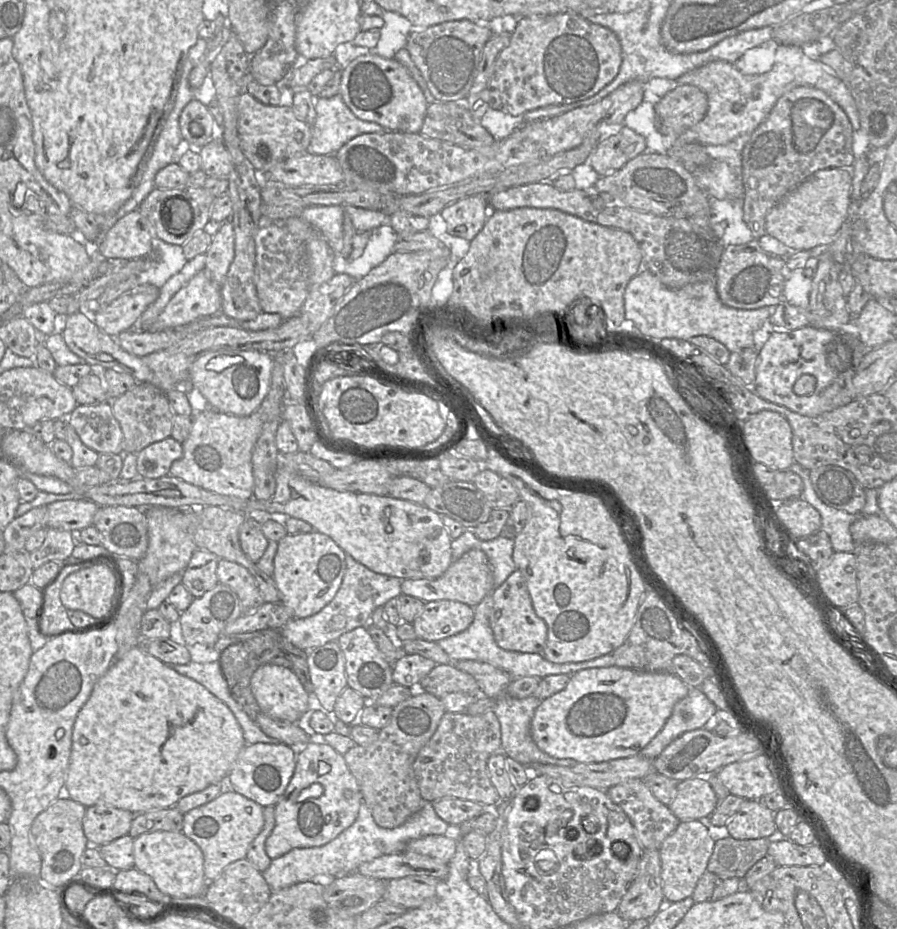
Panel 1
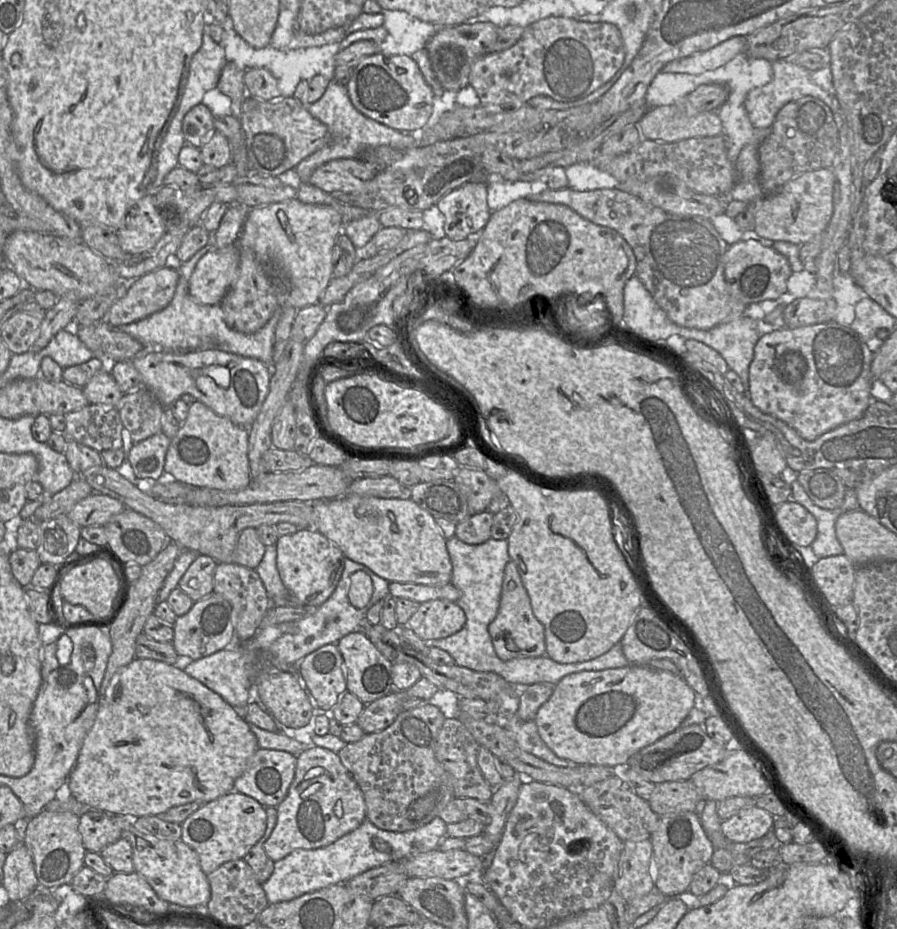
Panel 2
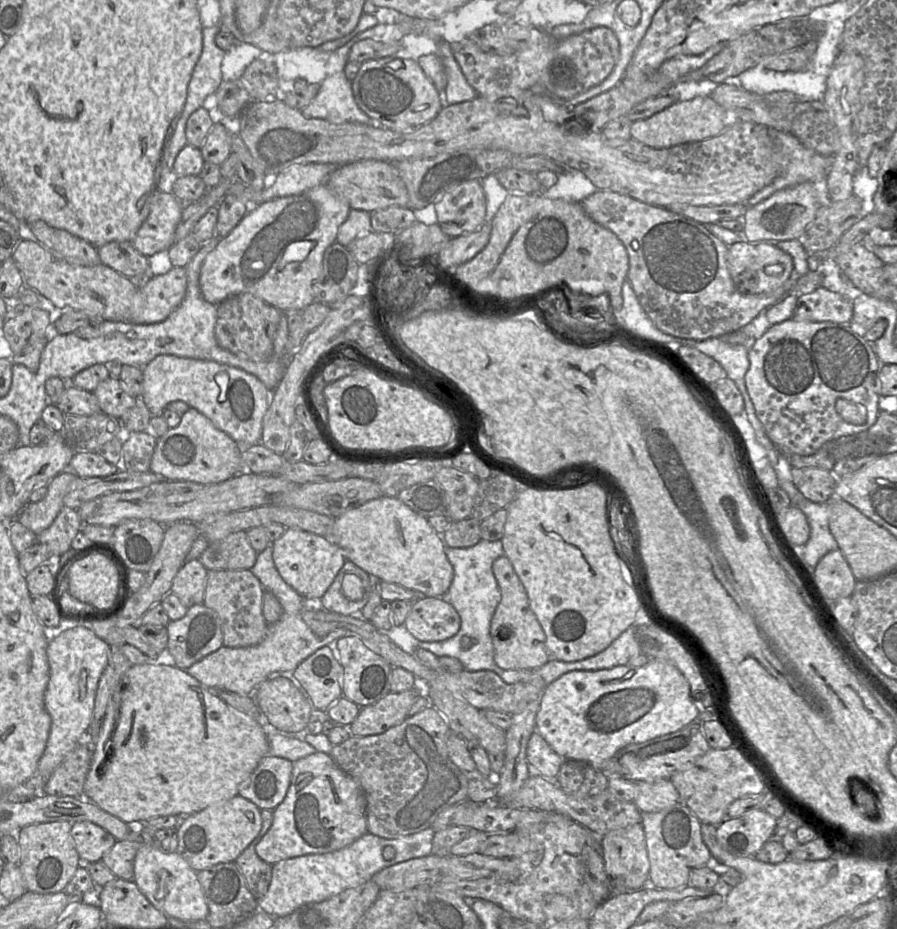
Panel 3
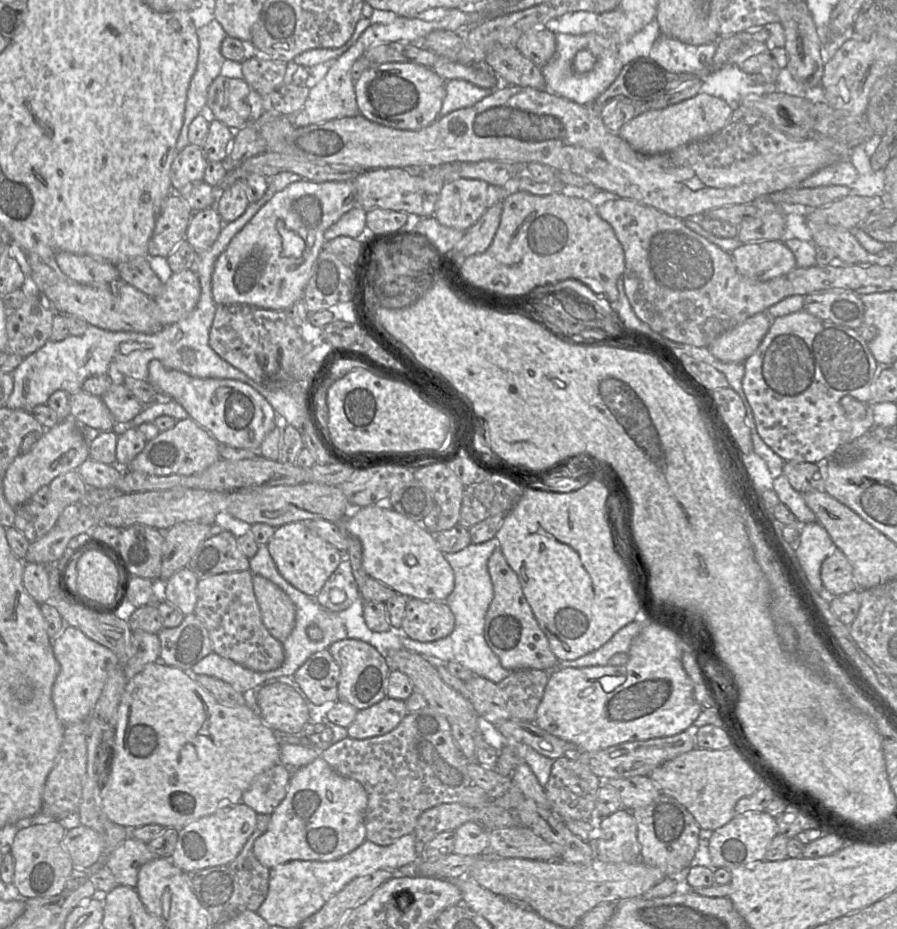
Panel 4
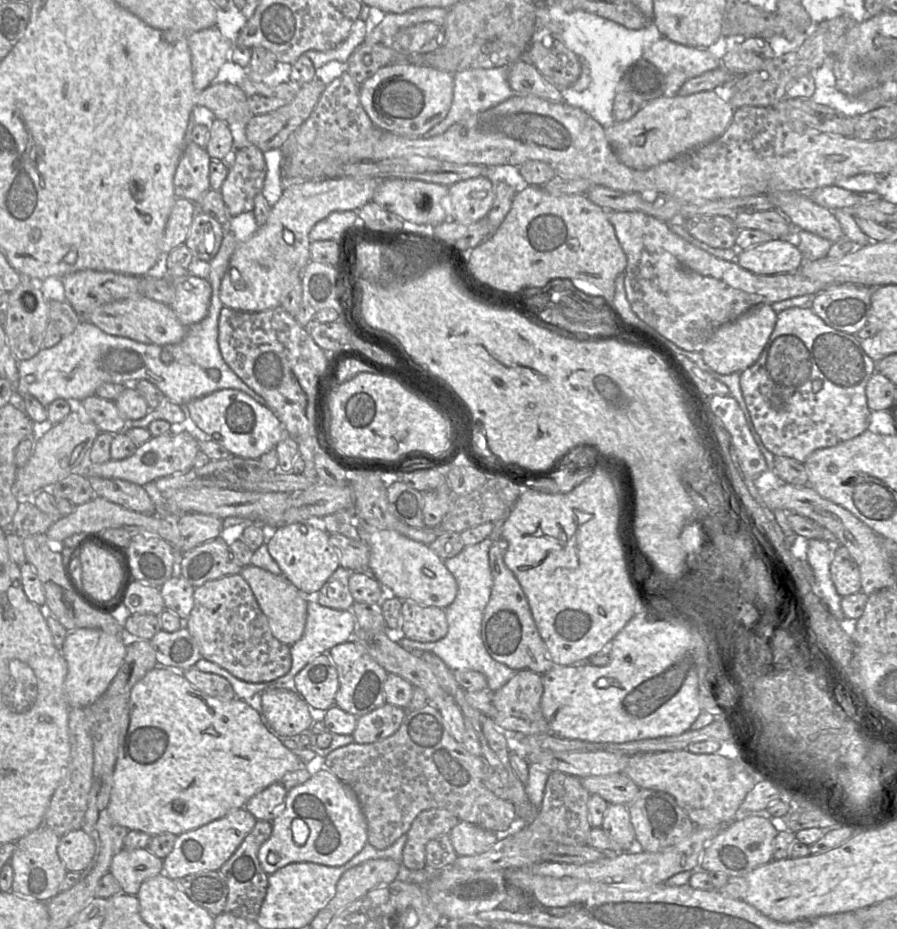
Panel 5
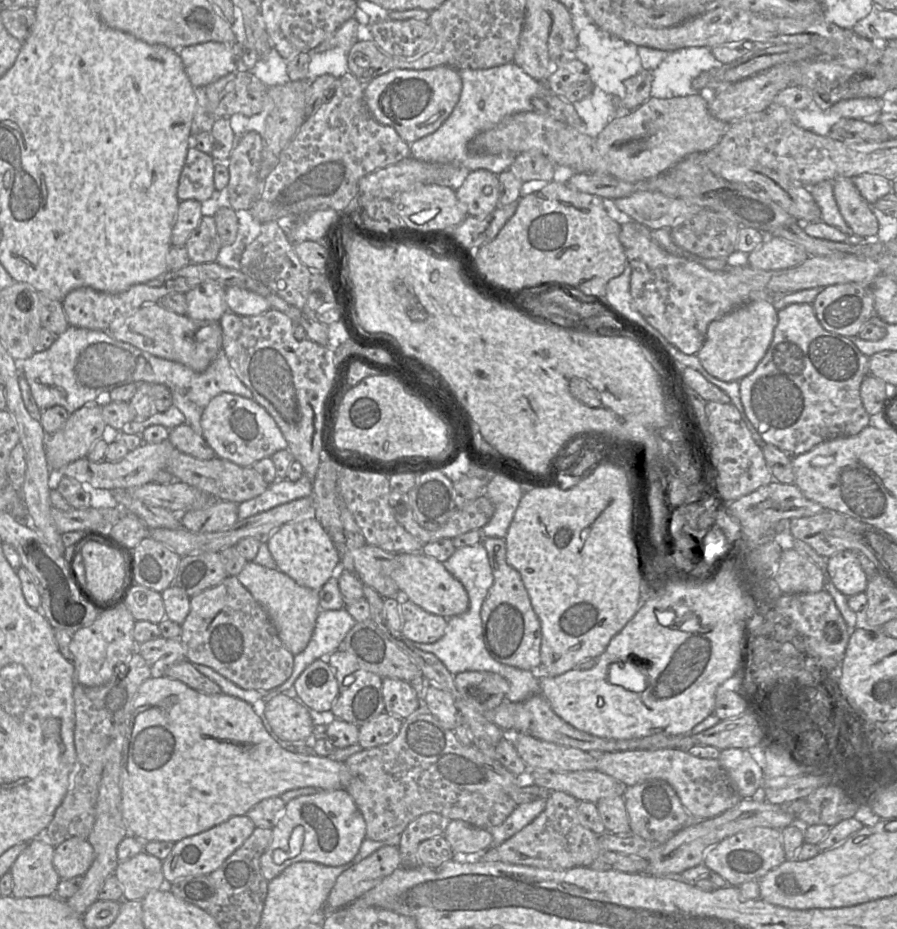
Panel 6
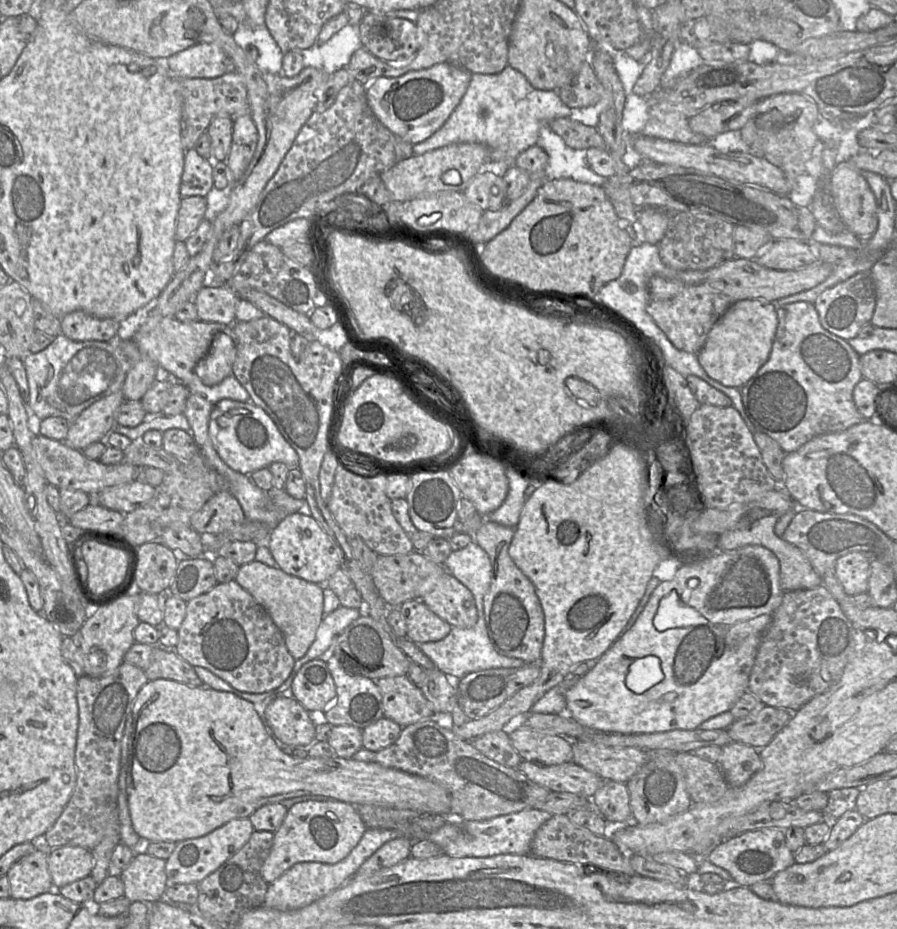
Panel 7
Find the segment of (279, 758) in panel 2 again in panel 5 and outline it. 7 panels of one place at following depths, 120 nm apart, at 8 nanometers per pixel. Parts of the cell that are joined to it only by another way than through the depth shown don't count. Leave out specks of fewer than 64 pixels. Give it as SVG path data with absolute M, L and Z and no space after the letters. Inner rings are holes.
M281 782L271 784L251 797L246 802L244 808L250 812L256 820L271 822L279 808L285 803L287 792Z

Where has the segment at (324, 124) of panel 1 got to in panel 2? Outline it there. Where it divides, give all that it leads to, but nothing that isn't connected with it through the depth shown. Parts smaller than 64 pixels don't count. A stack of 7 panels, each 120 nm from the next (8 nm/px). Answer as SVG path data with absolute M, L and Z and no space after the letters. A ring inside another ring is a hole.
M330 81L324 94L315 102L307 106L310 114L320 120L328 128L330 142L301 160L294 169L278 175L285 183L298 187L302 183L308 183L313 171L324 163L340 158L360 158L368 148L387 145L394 149L409 150L419 144L419 134L401 132L390 128L376 120L373 120L359 112L352 104L345 85Z

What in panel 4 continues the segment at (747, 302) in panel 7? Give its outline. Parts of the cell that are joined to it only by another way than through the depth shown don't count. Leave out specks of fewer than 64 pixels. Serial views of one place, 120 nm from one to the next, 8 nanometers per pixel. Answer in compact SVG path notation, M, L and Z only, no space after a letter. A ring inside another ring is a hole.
M767 312L749 317L743 323L718 336L708 347L724 363L744 362L760 345L771 325Z

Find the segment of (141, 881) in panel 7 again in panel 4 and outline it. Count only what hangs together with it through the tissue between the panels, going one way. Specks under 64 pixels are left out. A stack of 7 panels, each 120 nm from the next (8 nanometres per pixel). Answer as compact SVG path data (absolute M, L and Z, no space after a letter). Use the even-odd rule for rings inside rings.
M129 836L107 857L105 866L120 885L136 888L140 867L156 857L147 843Z

